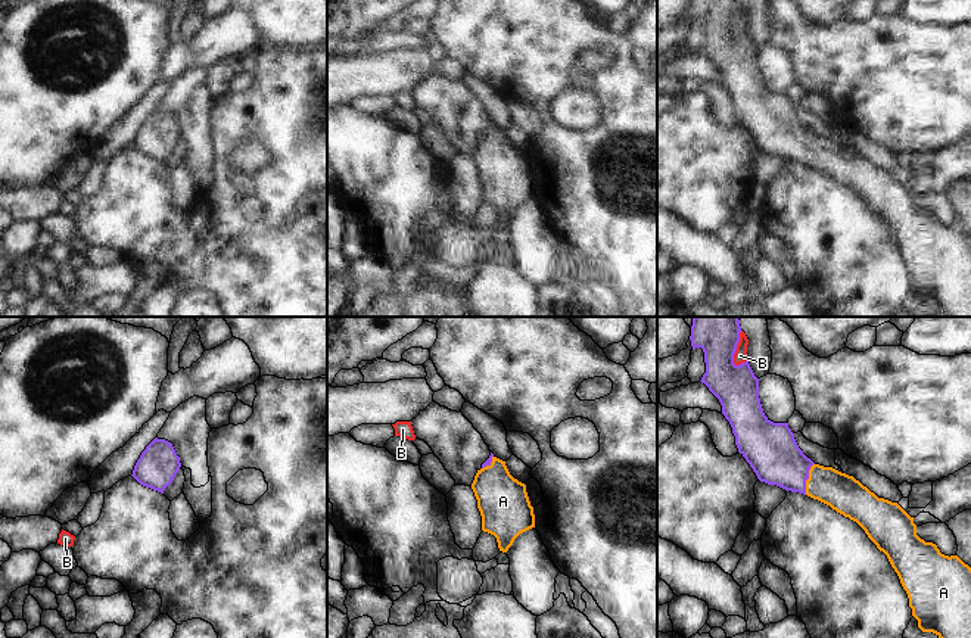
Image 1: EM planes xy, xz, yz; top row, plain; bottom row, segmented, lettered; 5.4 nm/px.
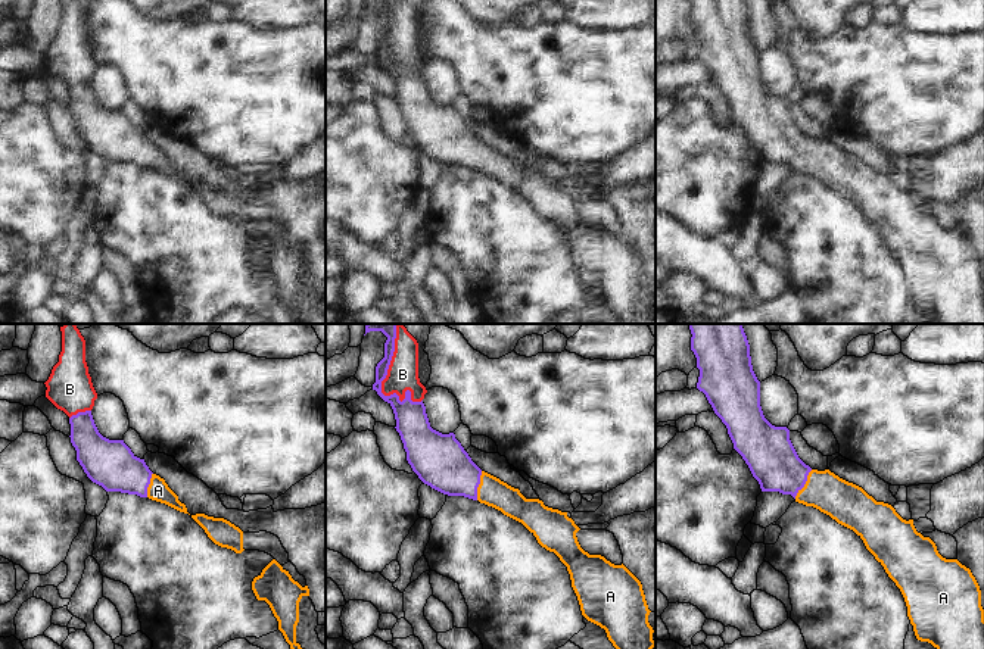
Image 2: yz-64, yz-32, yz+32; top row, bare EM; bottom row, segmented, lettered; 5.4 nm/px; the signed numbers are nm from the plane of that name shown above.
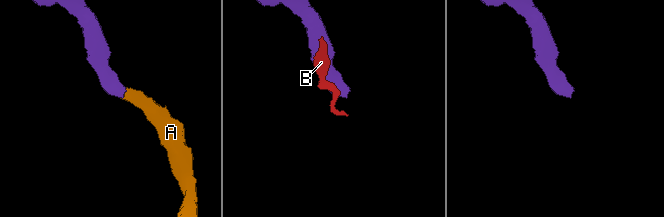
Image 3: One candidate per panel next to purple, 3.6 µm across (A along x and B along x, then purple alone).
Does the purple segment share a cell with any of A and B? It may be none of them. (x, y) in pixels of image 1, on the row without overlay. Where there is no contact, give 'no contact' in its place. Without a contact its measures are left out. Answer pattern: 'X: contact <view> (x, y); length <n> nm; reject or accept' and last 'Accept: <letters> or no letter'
A: contact yz (808, 148); length 180 nm; accept
B: contact yz (735, 18); length 200 nm; reject
Accept: A

